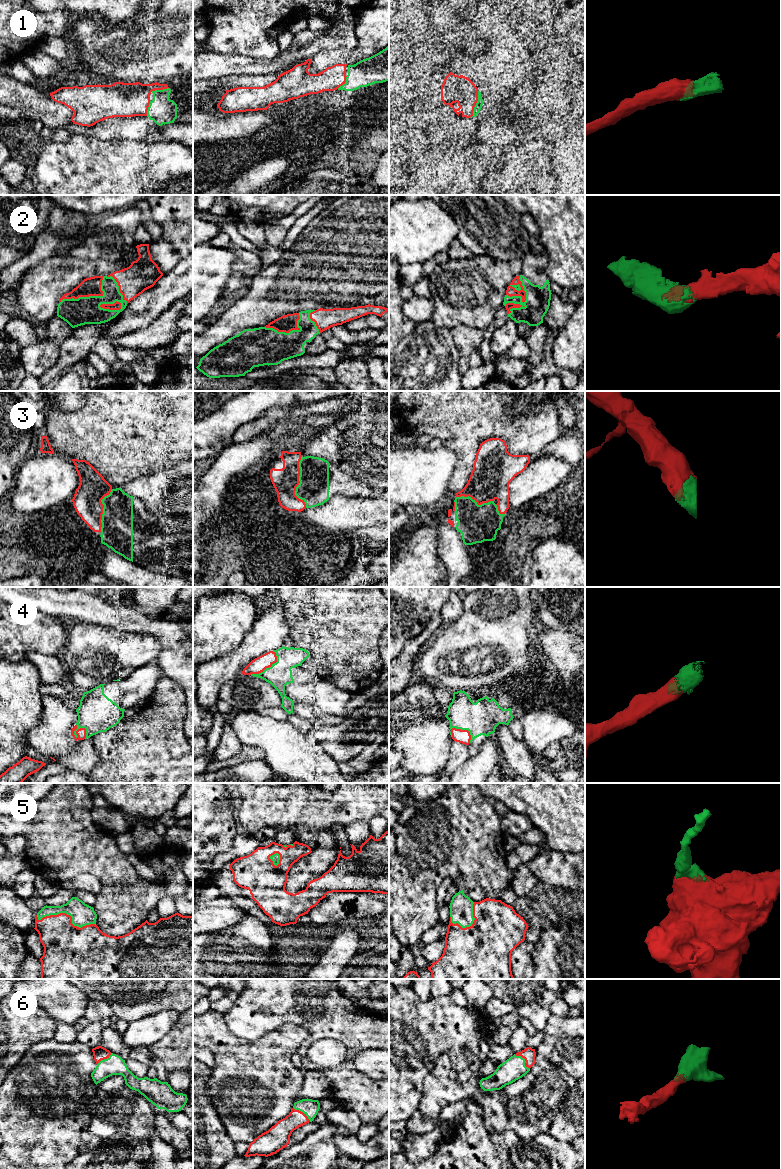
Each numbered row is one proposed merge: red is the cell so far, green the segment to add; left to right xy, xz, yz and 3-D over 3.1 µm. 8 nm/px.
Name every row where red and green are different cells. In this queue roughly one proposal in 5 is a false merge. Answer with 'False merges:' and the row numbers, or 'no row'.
False merges: no row

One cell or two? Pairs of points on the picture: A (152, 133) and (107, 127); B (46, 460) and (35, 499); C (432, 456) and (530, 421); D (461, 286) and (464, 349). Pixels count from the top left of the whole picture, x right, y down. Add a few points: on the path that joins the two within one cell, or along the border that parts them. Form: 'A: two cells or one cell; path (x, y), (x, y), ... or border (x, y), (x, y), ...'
A: one cell; path (141, 129), (118, 128)
B: one cell; path (46, 470), (46, 478), (35, 489)
C: two cells; border (442, 445), (449, 448), (456, 456), (454, 472)
D: two cells; border (450, 329), (468, 325), (482, 331)

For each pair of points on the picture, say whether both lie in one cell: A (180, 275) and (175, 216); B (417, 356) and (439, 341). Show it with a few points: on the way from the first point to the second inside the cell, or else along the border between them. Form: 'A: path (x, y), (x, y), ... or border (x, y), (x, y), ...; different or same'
A: border (182, 258), (172, 269), (163, 274); different
B: path (422, 356), (434, 346); same

